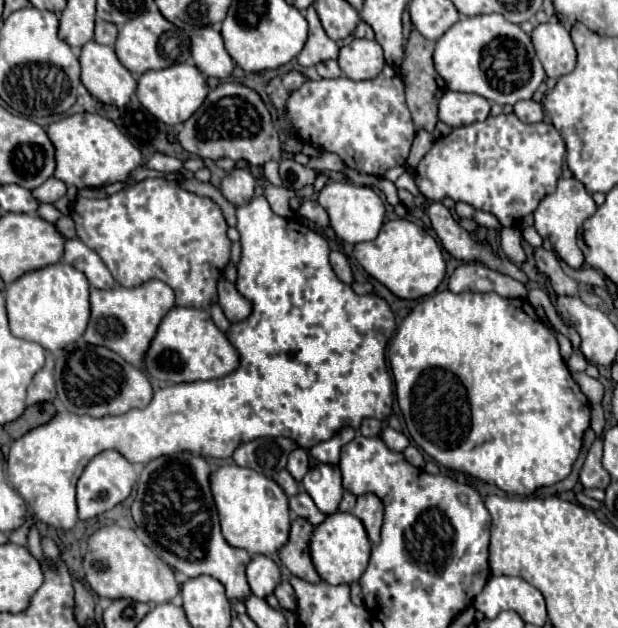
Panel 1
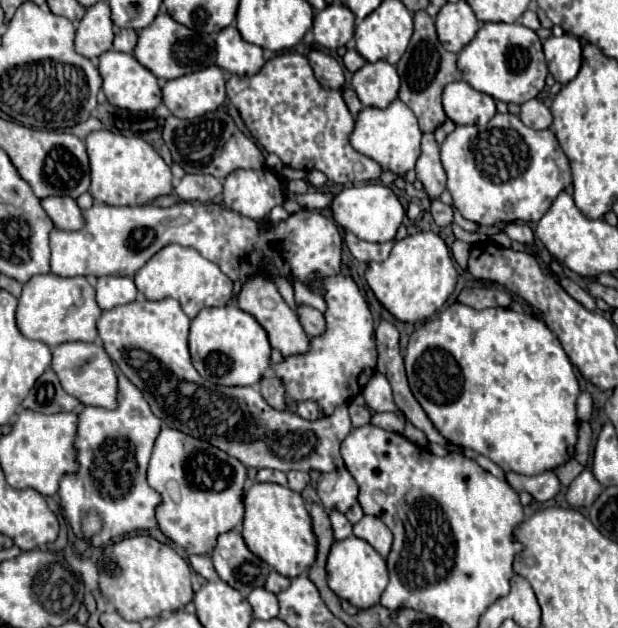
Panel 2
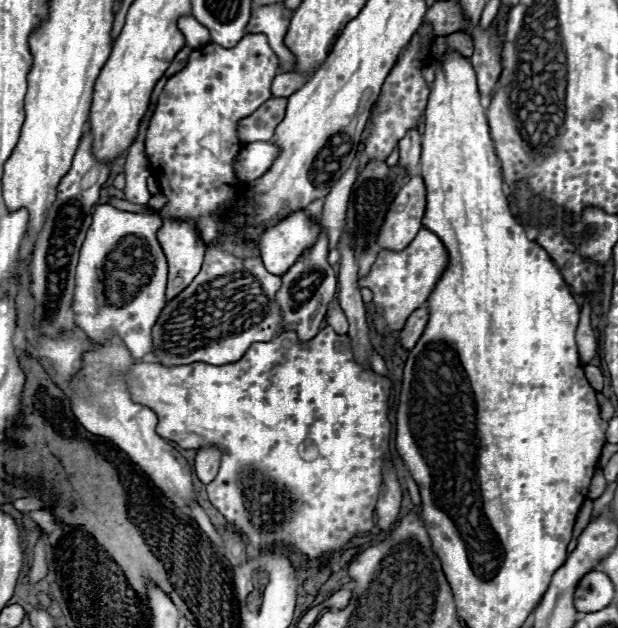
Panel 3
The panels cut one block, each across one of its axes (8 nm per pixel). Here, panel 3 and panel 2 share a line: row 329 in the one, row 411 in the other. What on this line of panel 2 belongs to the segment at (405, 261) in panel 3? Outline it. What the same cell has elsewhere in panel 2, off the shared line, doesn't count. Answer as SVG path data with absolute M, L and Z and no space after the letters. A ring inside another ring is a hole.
M376 372L368 386L362 390L364 398L366 398L366 406L372 410L372 412L392 412L396 414L400 420L404 420L404 414L400 414L400 410L396 410L396 404L392 400L392 388L388 384L388 380Z

